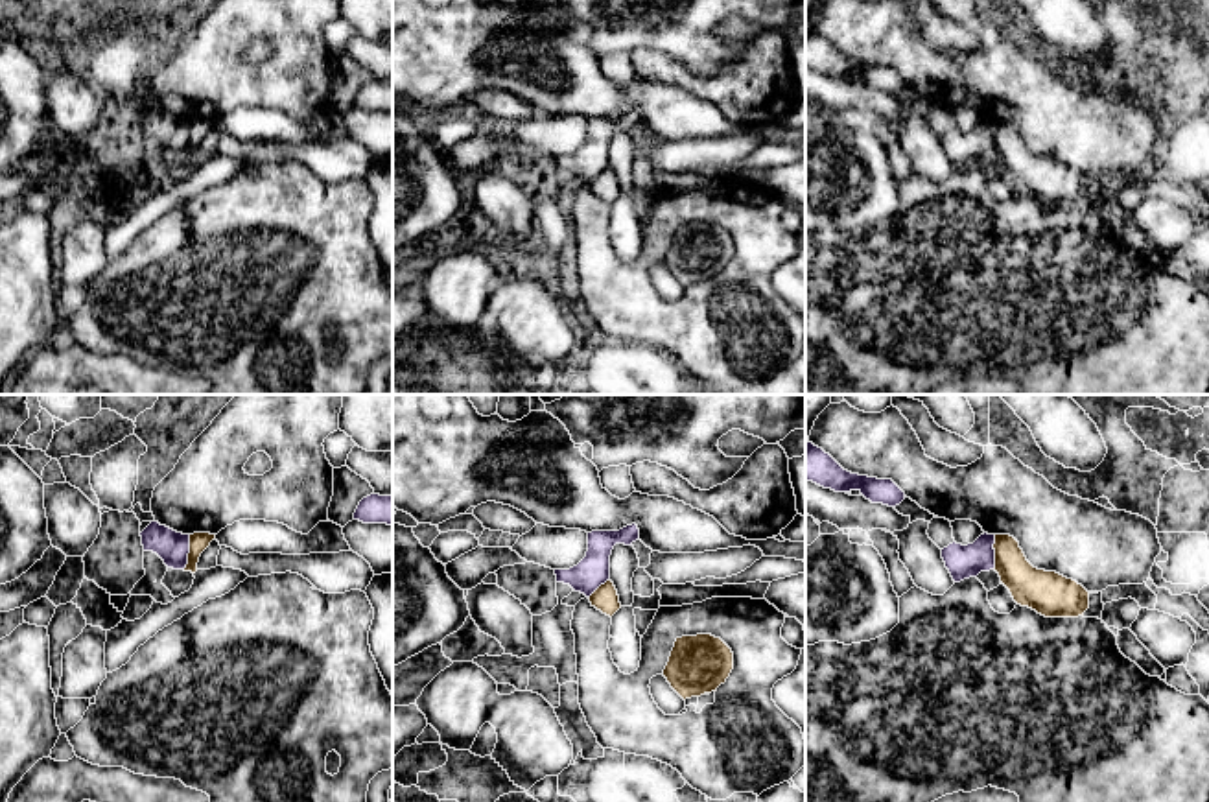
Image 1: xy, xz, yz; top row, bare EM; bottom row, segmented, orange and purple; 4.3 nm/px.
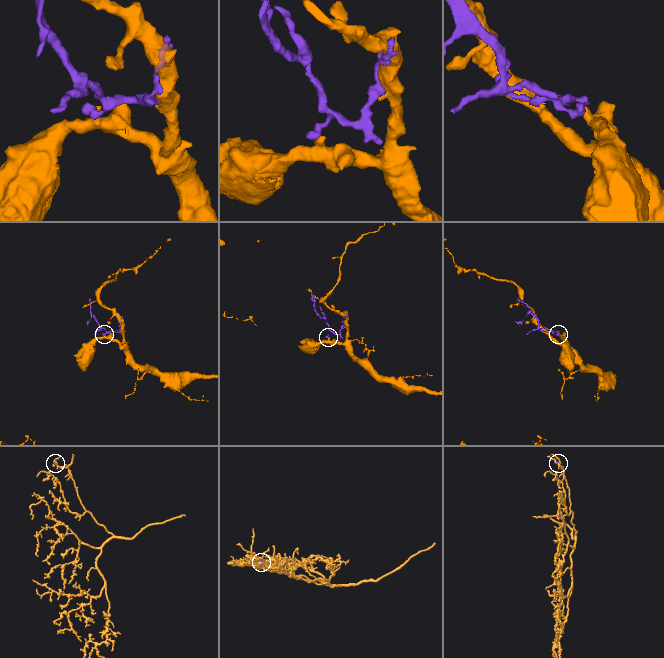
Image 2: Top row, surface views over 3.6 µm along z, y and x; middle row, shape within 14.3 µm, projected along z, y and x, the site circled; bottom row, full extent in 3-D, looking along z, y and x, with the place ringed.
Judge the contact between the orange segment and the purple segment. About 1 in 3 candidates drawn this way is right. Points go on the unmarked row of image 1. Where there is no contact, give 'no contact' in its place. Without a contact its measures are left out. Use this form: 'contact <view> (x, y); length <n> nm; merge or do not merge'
contact xy (190, 139); length 160 nm; do not merge

